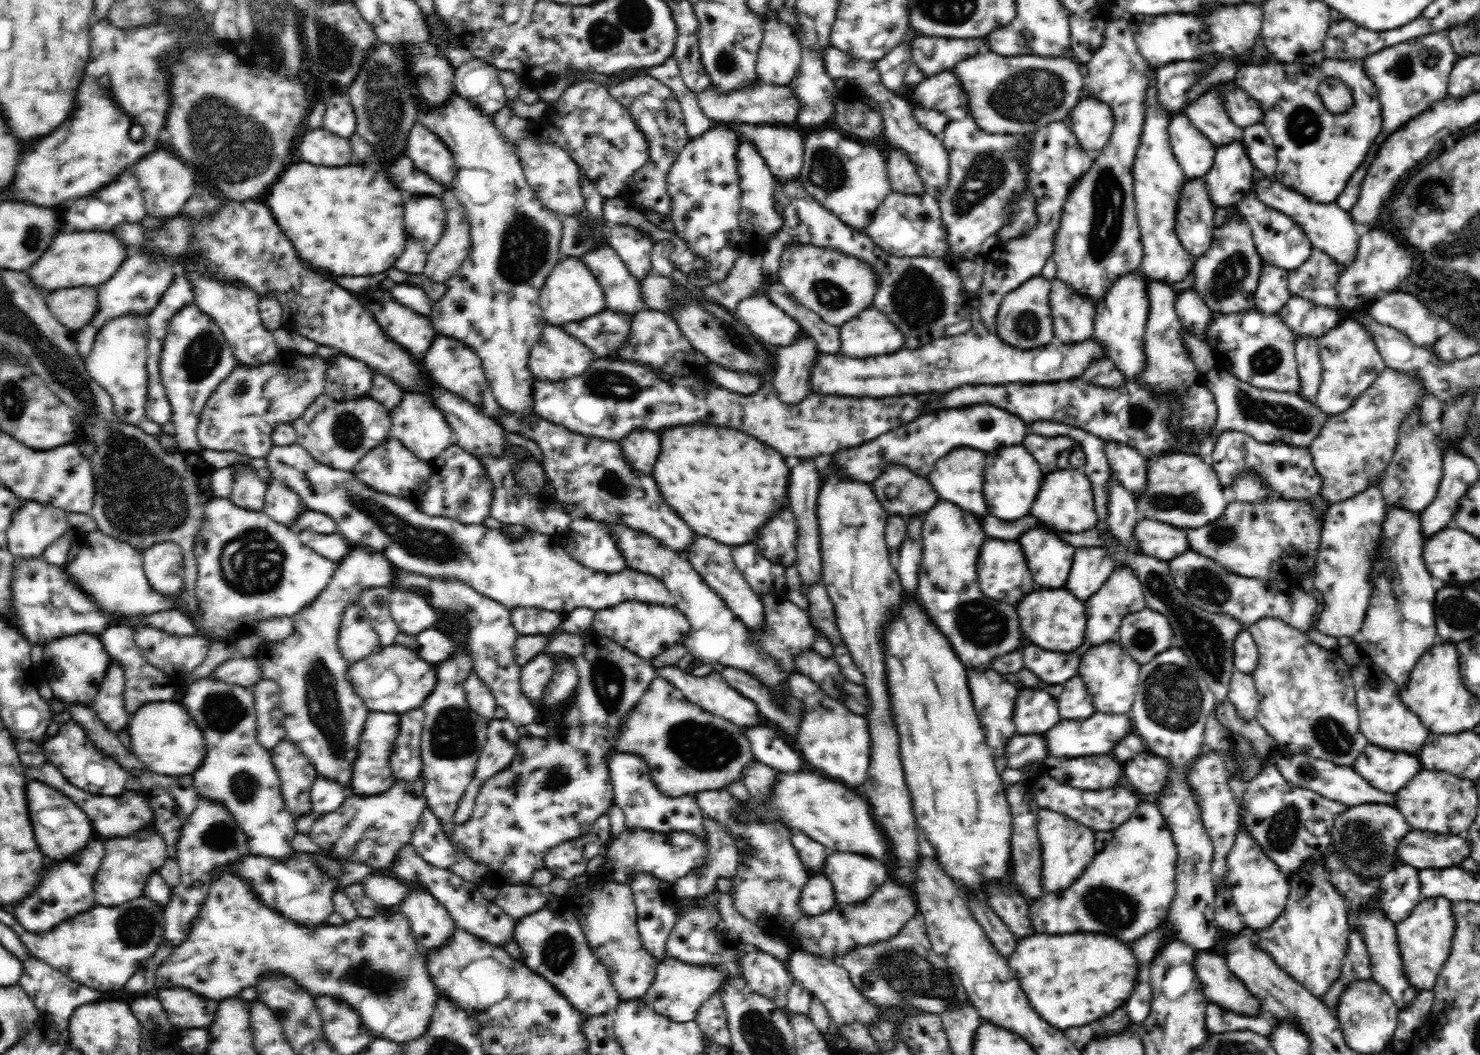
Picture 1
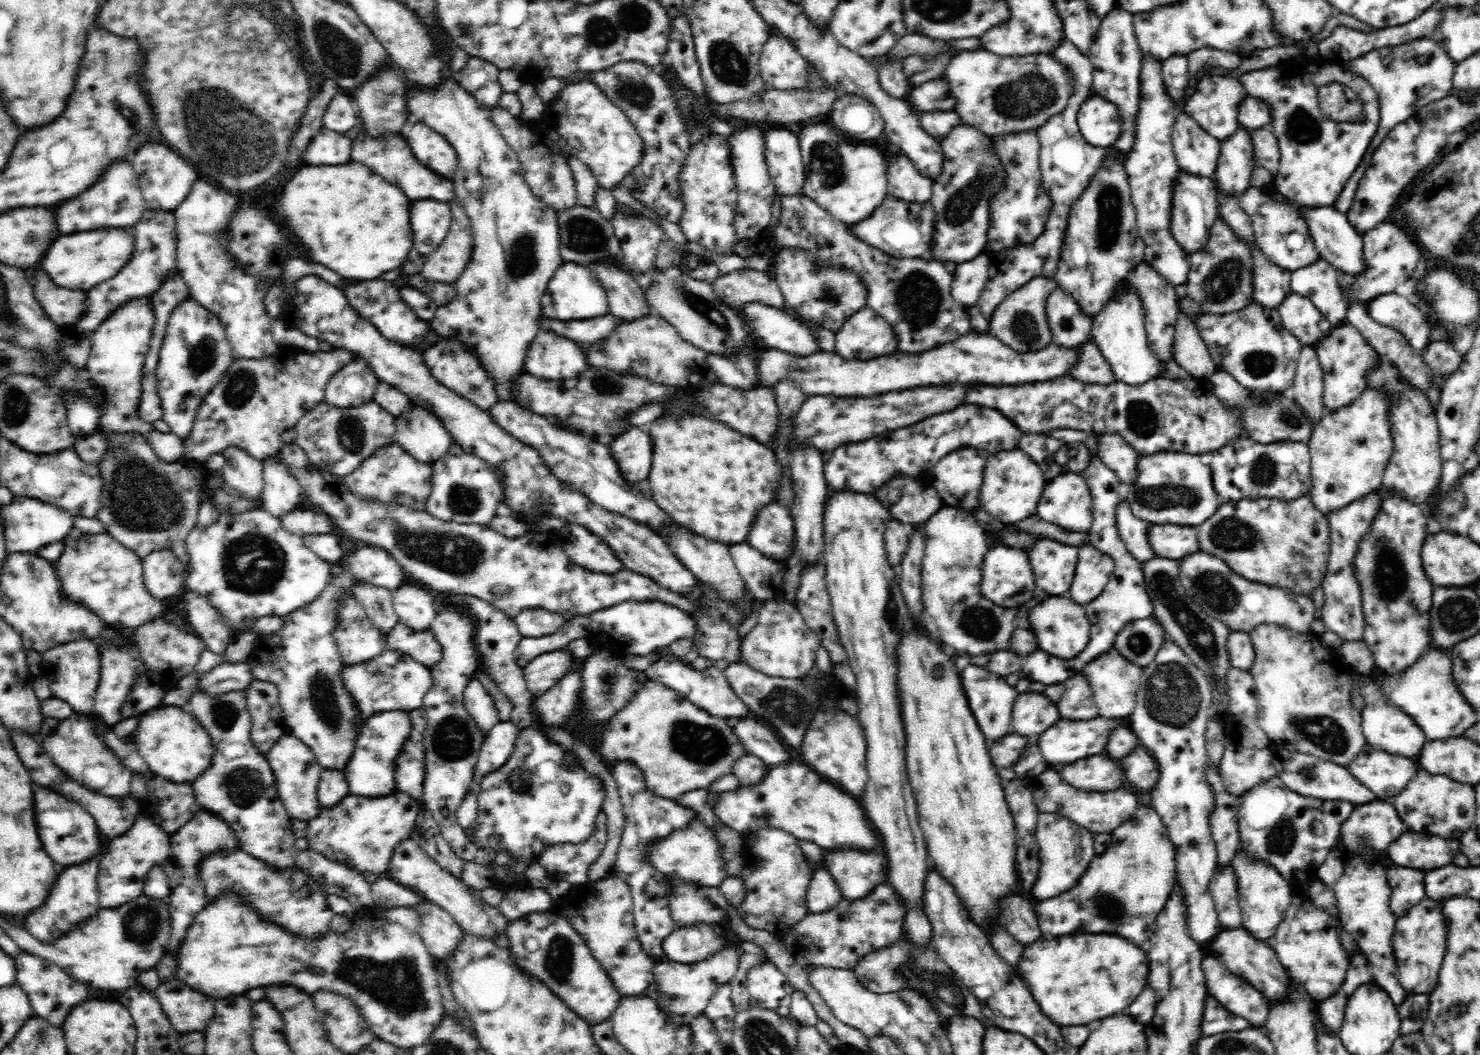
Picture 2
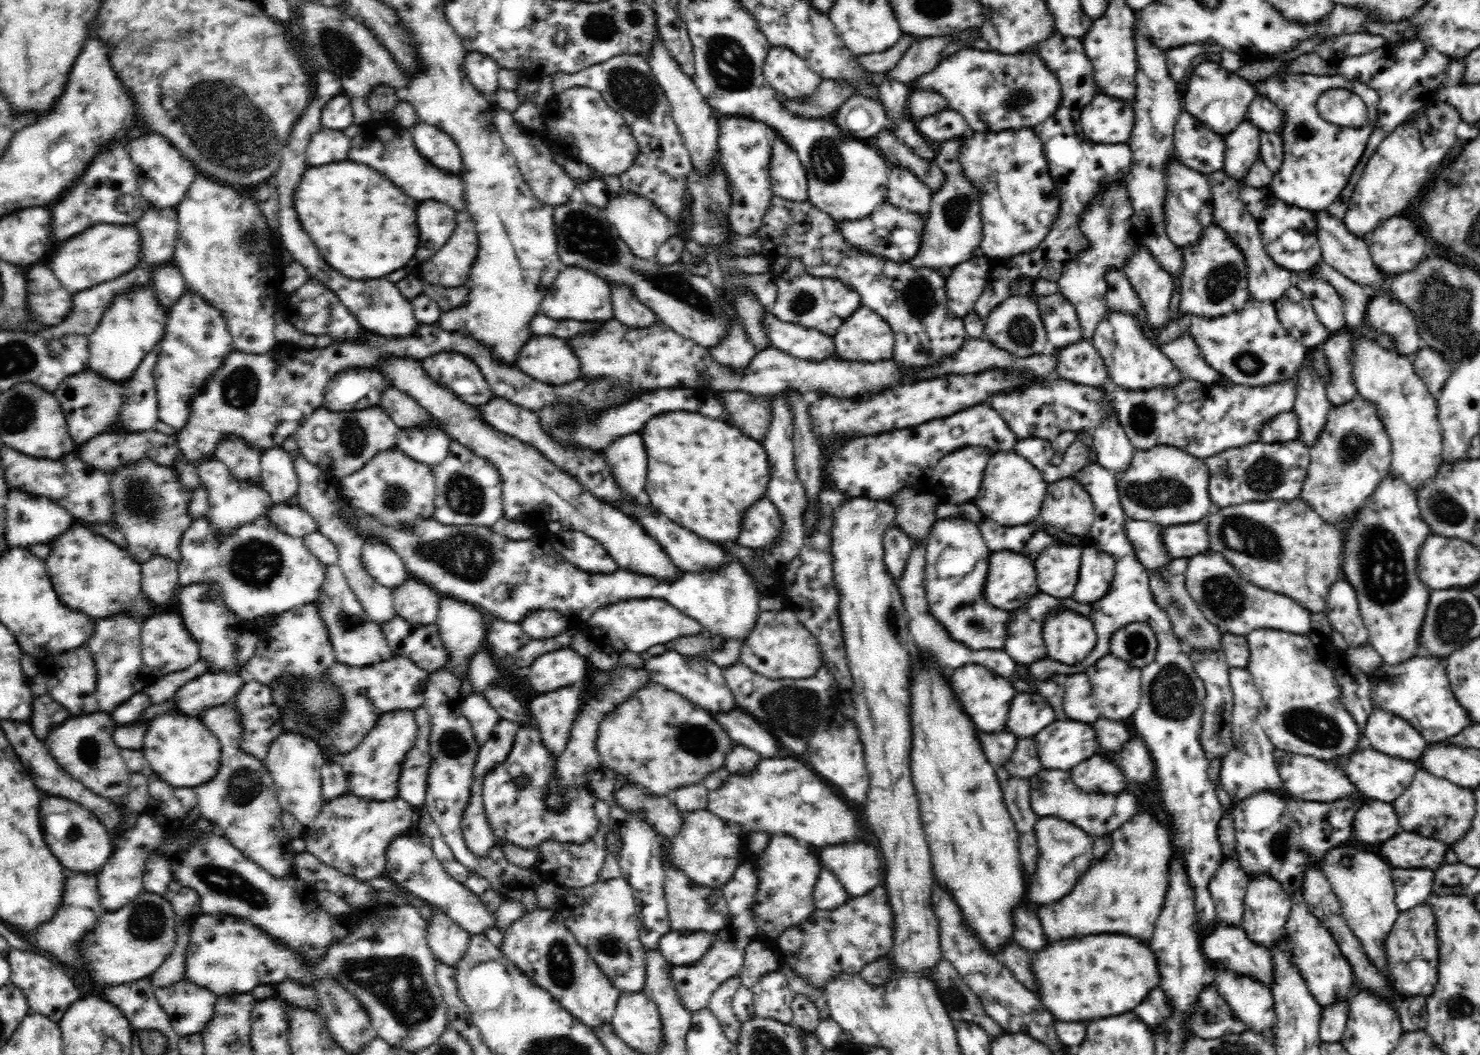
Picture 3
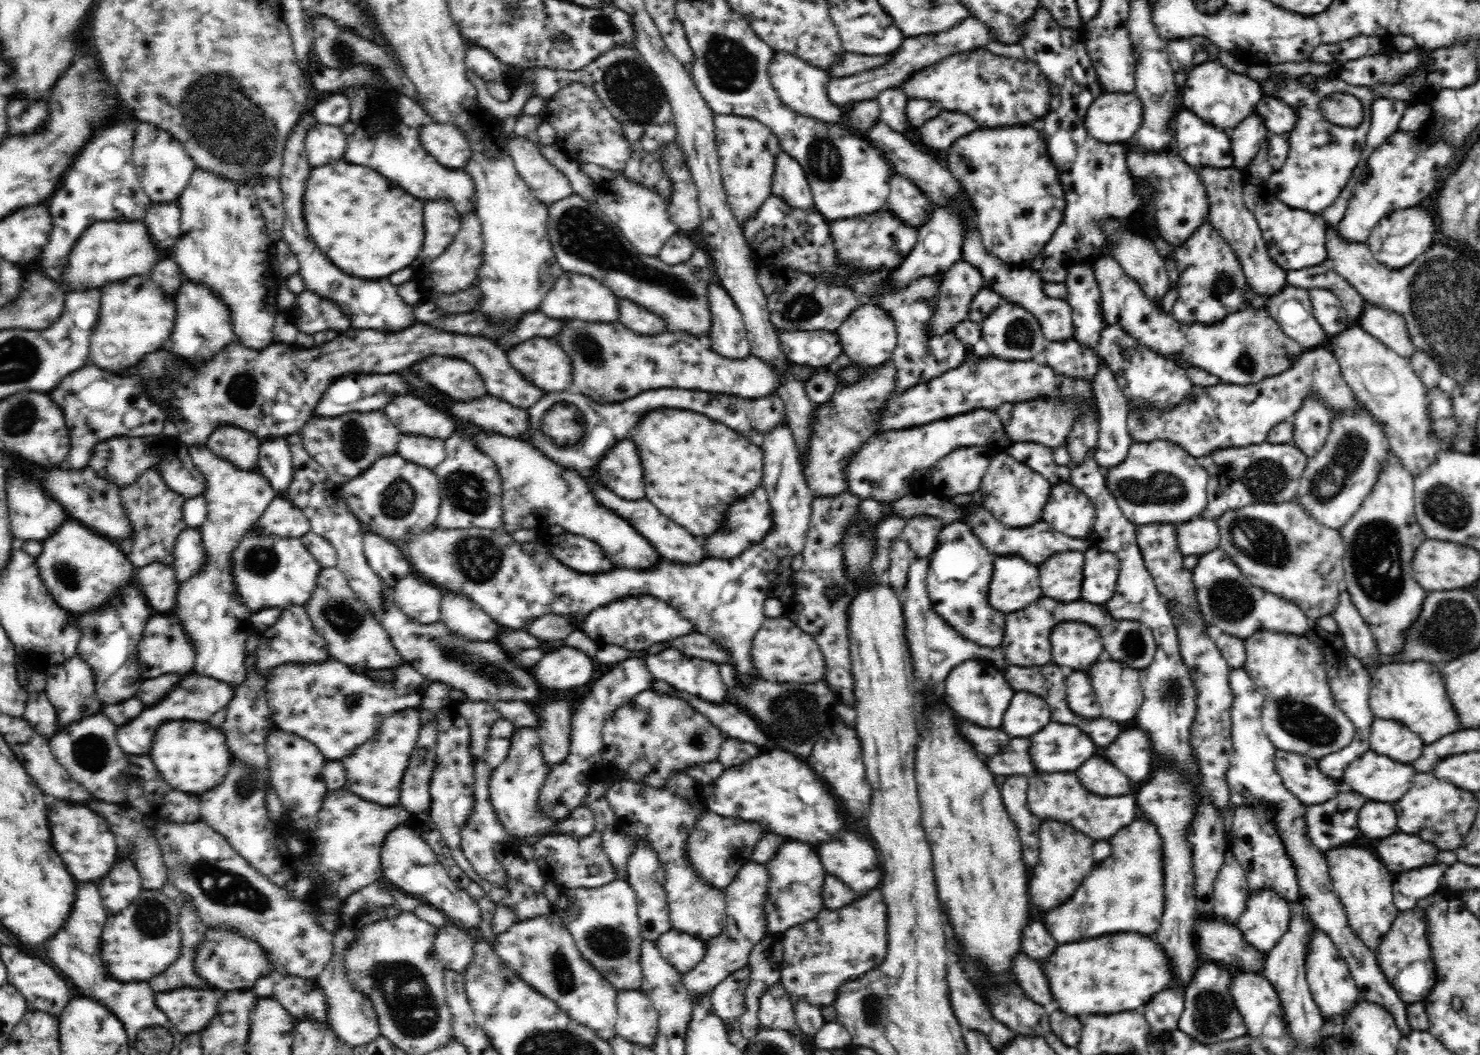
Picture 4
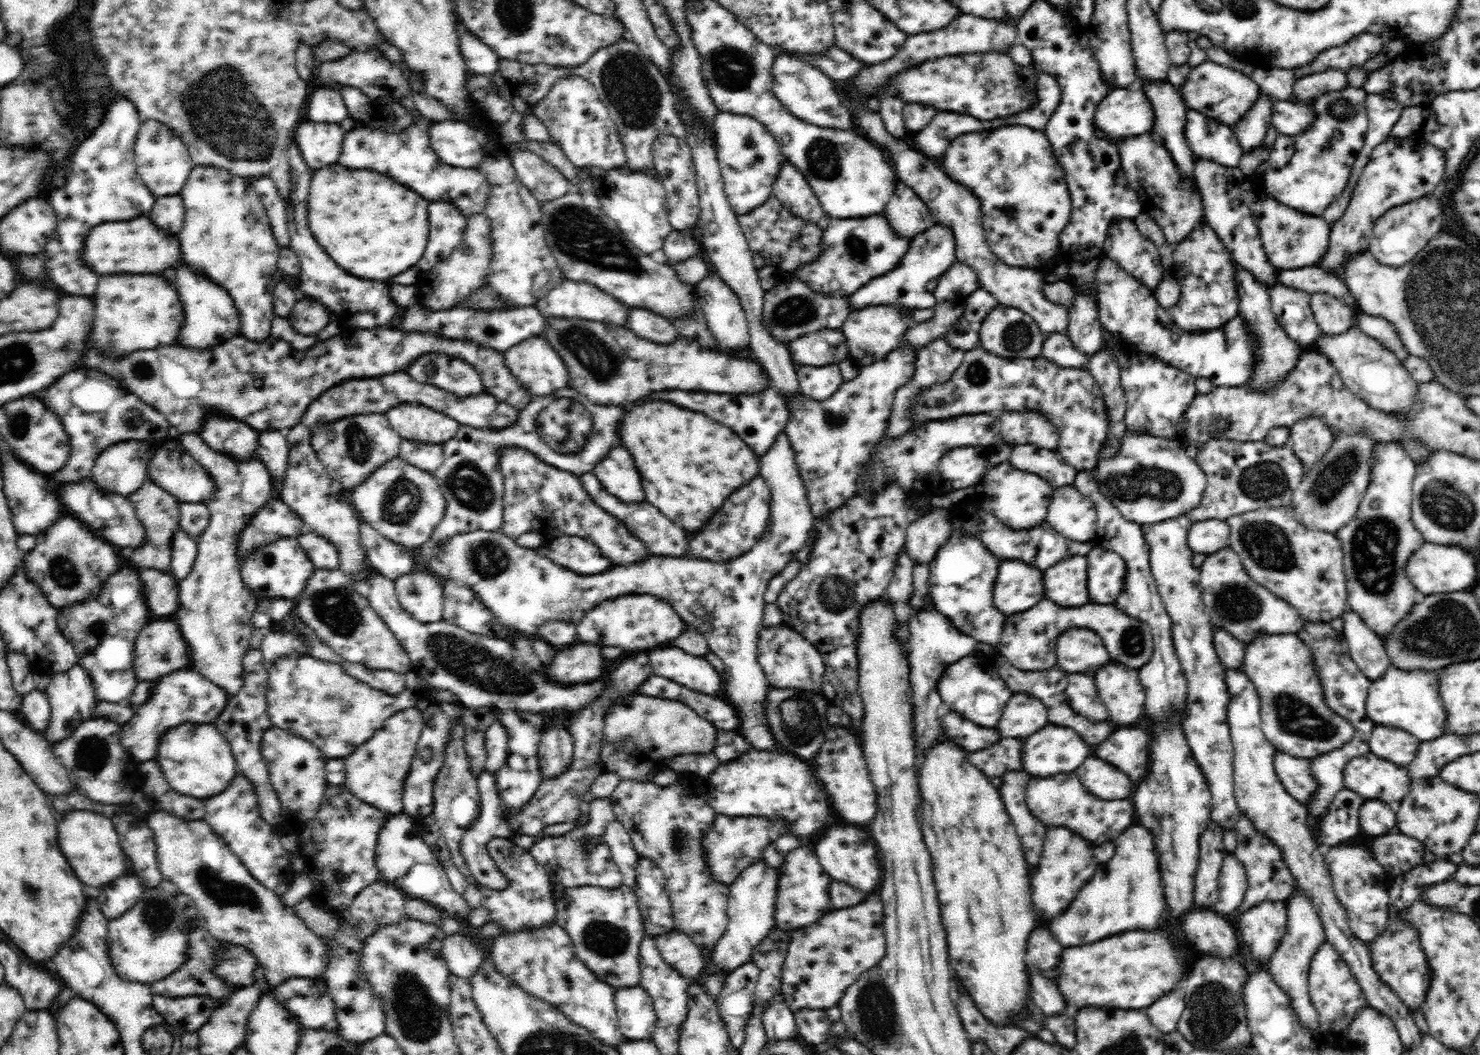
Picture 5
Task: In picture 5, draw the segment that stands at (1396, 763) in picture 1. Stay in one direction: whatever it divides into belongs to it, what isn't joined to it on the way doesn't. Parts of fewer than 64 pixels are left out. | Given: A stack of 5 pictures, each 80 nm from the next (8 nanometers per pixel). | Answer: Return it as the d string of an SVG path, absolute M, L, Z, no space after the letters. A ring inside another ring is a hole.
M1370 752L1350 760L1344 768L1345 789L1365 799L1374 798L1396 806L1410 792L1407 767L1379 759Z

